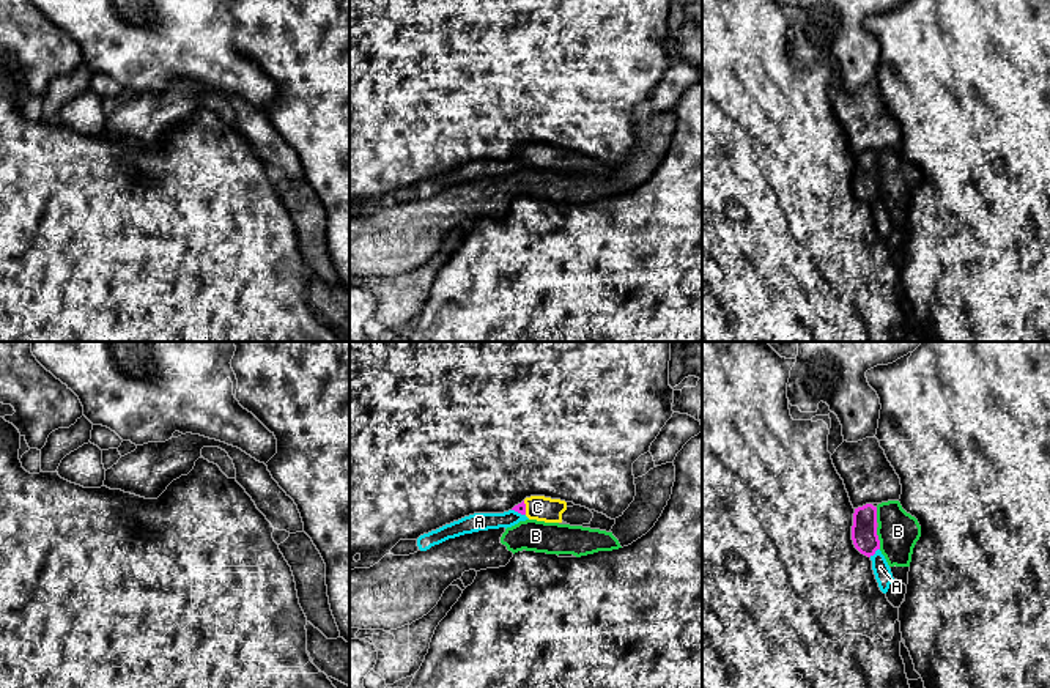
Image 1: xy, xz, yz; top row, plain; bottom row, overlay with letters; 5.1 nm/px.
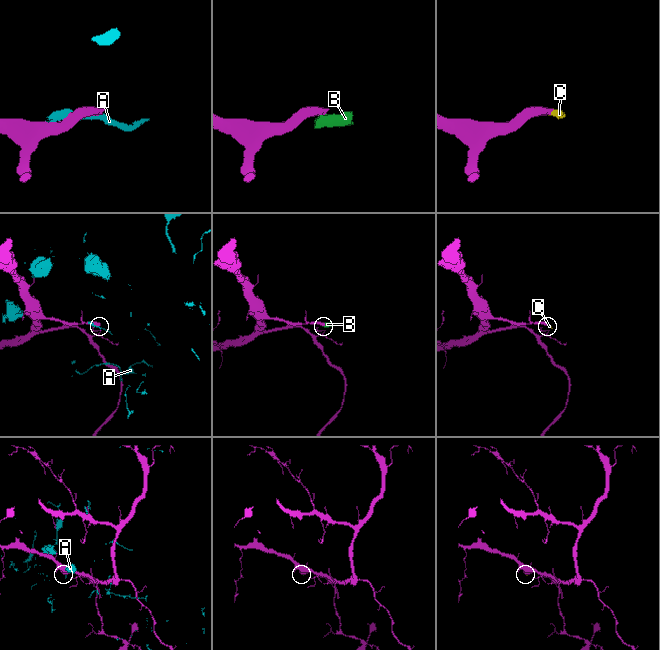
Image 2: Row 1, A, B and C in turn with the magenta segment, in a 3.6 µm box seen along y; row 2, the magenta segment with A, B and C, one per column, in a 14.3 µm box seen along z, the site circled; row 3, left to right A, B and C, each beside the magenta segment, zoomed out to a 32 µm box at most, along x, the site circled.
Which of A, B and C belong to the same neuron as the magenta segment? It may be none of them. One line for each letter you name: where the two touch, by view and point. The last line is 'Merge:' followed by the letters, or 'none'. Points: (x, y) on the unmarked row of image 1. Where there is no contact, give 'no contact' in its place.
C: meets magenta in xz at (524, 155)
Merge: C

